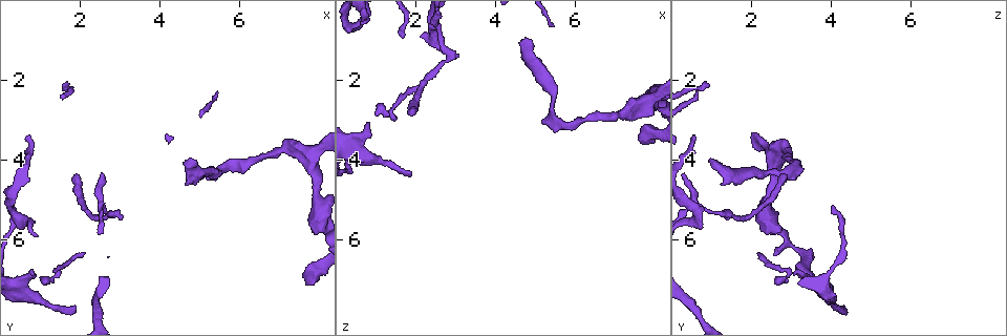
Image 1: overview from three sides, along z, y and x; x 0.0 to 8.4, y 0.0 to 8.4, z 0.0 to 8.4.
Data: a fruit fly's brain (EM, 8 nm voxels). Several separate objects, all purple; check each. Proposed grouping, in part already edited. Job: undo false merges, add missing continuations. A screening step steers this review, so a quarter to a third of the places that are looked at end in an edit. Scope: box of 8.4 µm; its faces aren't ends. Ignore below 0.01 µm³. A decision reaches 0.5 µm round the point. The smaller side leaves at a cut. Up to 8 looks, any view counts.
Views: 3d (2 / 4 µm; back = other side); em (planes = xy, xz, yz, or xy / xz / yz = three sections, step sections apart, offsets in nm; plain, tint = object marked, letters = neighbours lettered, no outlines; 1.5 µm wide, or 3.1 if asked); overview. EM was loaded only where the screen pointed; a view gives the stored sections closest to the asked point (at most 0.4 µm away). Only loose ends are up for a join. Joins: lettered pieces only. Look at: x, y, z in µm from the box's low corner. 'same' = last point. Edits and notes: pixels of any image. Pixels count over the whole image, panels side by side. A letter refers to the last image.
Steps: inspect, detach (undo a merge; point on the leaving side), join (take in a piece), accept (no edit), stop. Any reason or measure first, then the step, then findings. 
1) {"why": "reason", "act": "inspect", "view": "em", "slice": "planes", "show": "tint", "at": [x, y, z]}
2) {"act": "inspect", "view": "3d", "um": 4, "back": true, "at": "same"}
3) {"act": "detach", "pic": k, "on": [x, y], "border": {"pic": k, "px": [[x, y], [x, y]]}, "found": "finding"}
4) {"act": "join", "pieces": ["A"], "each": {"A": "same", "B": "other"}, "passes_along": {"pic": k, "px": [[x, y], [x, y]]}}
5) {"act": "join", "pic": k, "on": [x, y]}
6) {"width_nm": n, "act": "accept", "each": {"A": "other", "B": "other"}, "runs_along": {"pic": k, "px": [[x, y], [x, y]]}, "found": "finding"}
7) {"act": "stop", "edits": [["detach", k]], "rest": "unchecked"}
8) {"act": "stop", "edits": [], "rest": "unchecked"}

{"why": "sharp bend", "act": "inspect", "view": "3d", "um": 2, "at": [2.50, 5.05, 0.50]}

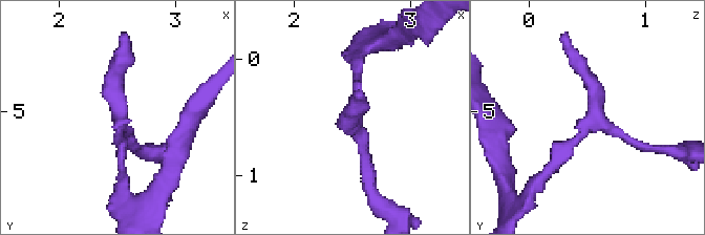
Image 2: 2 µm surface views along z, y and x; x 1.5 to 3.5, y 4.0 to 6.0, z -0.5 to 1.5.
{"act": "inspect", "view": "em", "slice": "planes", "show": "letters", "at": [2.52, 5.06, 0.54]}

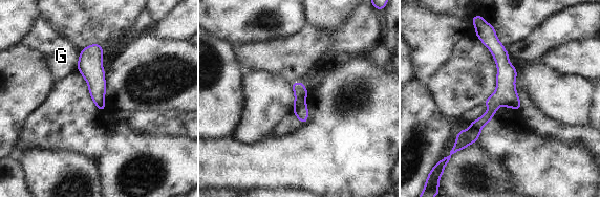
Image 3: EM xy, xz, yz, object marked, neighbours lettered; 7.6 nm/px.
{"width_nm": 110, "longest_contact_nm": ["G", 150], "act": "accept", "each": {"G": "other"}, "found": "continuous, no second neuron"}

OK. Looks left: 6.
{"why": "tapers out", "act": "inspect", "view": "em", "slice": "yz", "step": 4, "show": "tint", "at": [0.65, 3.40, 0.60]}

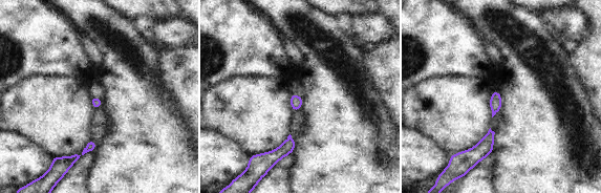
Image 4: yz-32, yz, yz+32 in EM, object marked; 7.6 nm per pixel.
{"why": "another direction", "act": "inspect", "view": "em", "slice": "planes", "show": "letters", "at": "same"}

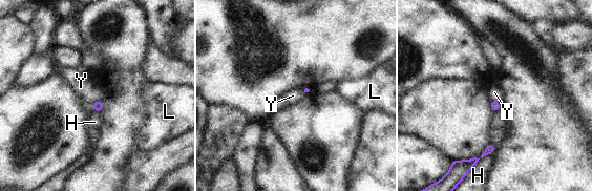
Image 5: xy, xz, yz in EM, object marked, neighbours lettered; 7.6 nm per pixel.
{"act": "join", "pieces": ["Y"], "each": {"H": "other", "L": "other", "Y": "same"}, "passes_along": {"pic": 5, "px": [[98, 105], [94, 102], [81, 81]]}, "found": "the neuron continues"}

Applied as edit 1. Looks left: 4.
{"why": "end of a long branch", "act": "inspect", "view": "em", "slice": "planes", "show": "plain", "at": [4.70, 4.00, 1.00]}

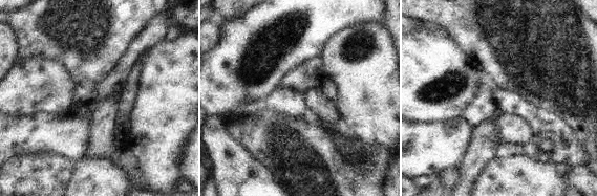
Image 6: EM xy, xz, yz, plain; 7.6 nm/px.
{"act": "inspect", "view": "em", "slice": "planes", "show": "tint", "at": "same"}

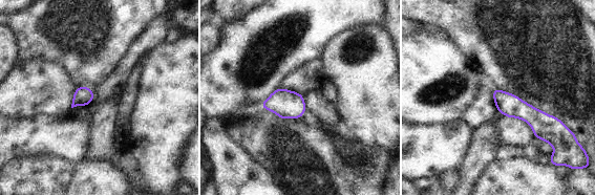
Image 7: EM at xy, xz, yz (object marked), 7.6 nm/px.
{"why": "what lies round it", "act": "inspect", "view": "em", "slice": "planes", "show": "letters", "at": "same"}

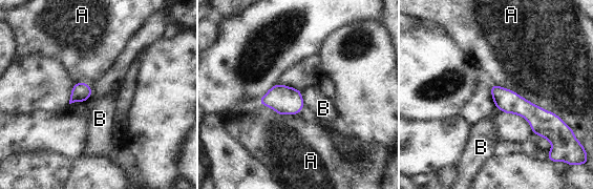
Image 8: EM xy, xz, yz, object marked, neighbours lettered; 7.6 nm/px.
{"act": "accept", "each": {"A": "other", "B": "other"}, "found": "none of them fits"}

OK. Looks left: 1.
{"act": "stop", "edits": [["join", 5]], "rest": "unchecked"}

